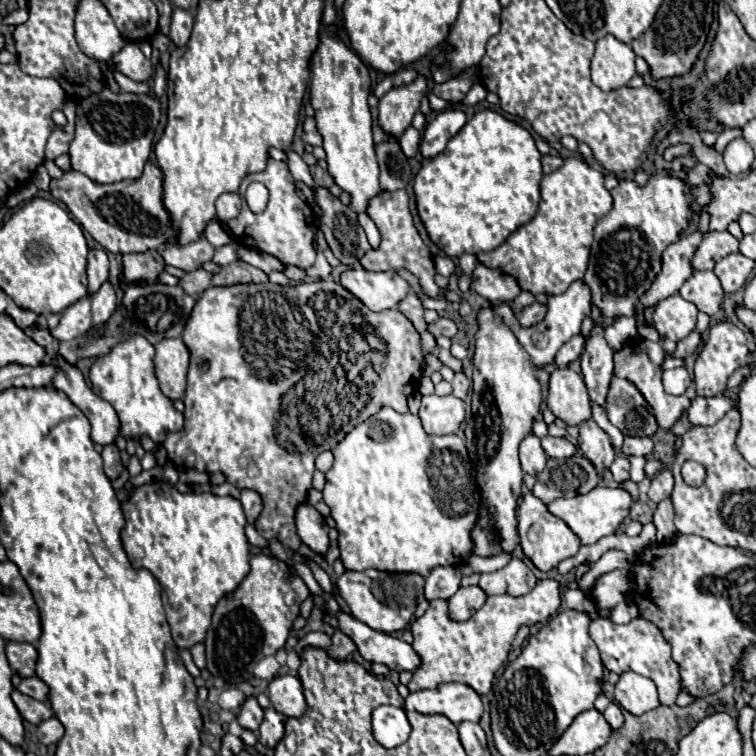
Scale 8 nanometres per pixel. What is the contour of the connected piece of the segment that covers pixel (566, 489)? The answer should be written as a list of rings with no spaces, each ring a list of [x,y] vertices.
[[[548,458],[546,468],[536,476],[536,484],[532,488],[532,494],[540,498],[544,504],[554,502],[556,498],[572,498],[578,494],[578,478],[572,474],[572,458],[570,460],[558,460]]]

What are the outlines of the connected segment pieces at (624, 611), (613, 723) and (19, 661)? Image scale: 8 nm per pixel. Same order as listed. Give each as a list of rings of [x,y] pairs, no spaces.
[[[620,602],[608,612],[608,618],[616,624],[628,624],[630,620],[638,618],[638,608],[632,602]]]
[[[610,704],[610,706],[604,710],[604,718],[606,718],[606,722],[610,724],[612,730],[618,730],[618,728],[624,724],[622,710],[620,710],[616,704]]]
[[[6,642],[6,657],[10,662],[12,672],[16,672],[22,678],[34,676],[36,666],[36,648],[32,644],[20,644],[20,642]]]

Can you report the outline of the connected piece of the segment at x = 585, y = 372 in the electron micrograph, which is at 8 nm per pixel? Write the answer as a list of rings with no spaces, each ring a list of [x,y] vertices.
[[[594,322],[590,336],[586,338],[580,360],[582,360],[582,376],[588,386],[590,400],[596,404],[606,402],[606,392],[608,392],[610,380],[614,376],[612,356],[614,356],[614,352],[610,350],[610,346],[604,340],[604,328]]]

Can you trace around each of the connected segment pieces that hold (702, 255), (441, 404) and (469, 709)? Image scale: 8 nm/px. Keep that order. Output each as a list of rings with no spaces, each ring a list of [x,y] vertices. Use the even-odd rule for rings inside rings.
[[[700,210],[698,213],[698,226],[703,234],[702,244],[696,248],[696,254],[692,256],[692,268],[698,270],[712,270],[718,260],[724,256],[738,252],[738,240],[730,232],[710,232],[710,216]]]
[[[422,396],[420,420],[428,434],[452,434],[464,420],[464,402],[456,396]]]
[[[440,684],[436,690],[412,692],[406,698],[406,710],[420,714],[444,714],[450,722],[478,722],[482,716],[480,696],[464,684]]]

